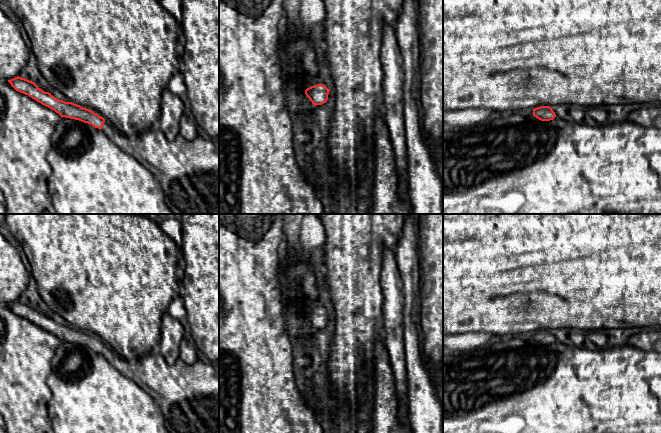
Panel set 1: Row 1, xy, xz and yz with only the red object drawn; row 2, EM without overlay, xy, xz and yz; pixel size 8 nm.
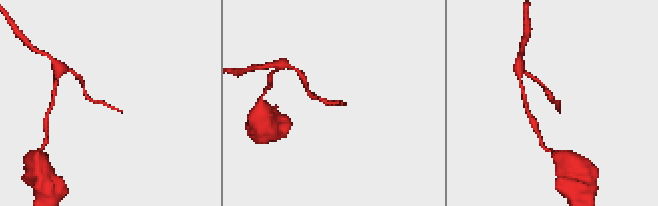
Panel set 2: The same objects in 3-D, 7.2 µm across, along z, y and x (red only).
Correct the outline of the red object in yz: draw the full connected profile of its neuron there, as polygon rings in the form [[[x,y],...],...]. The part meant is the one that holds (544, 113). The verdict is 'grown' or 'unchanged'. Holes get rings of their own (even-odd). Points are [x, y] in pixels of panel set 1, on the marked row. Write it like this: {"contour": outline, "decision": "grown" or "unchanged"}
{"contour": [[[540,106],[533,109],[533,116],[541,121],[550,121],[556,117],[556,114],[551,107]]], "decision": "unchanged"}

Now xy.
{"contour": [[[17,76],[8,82],[16,91],[54,110],[61,117],[79,120],[102,130],[114,144],[133,156],[156,177],[164,192],[165,202],[174,214],[219,214],[219,141],[216,139],[197,136],[188,141],[178,134],[170,141],[158,127],[127,136],[95,111],[56,99],[32,81]]], "decision": "grown"}

